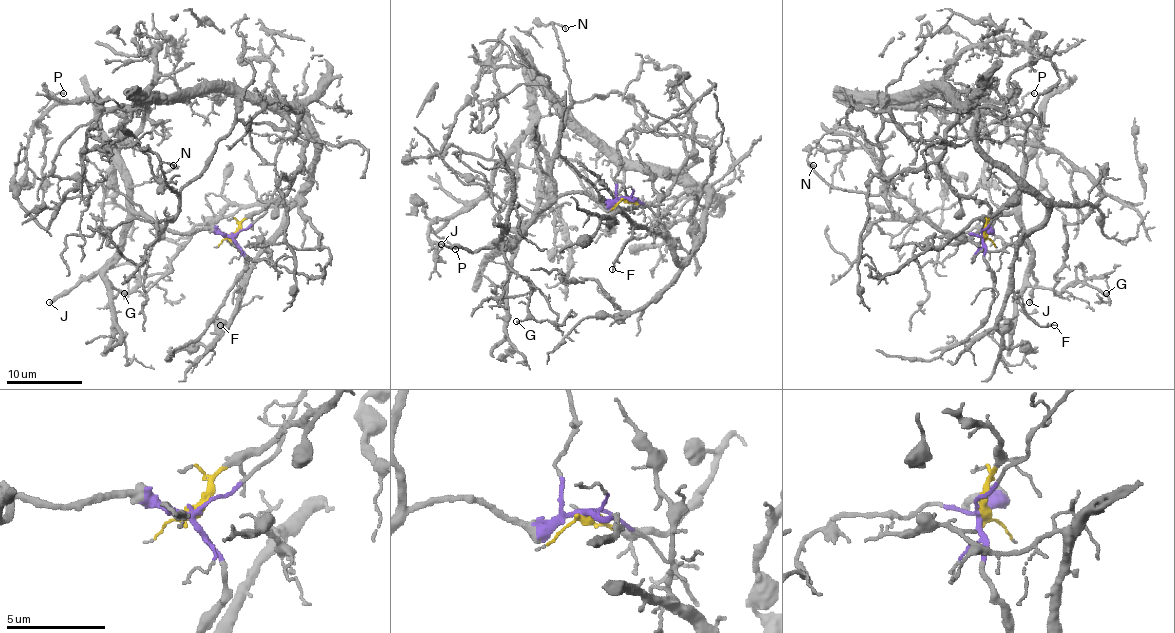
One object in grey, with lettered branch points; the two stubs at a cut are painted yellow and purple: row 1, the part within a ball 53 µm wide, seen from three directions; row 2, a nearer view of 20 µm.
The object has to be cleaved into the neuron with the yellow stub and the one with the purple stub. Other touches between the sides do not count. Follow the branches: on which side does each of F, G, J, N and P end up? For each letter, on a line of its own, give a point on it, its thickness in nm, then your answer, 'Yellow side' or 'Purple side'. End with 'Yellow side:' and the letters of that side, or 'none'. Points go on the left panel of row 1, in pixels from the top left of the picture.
F: Place: (220, 325). Thickness 160 nm. Yellow side
G: Place: (124, 293). Thickness 130 nm. Purple side
J: Place: (49, 302). Thickness 240 nm. Purple side
N: Place: (173, 165). Thickness 140 nm. Purple side
P: Place: (63, 93). Thickness 130 nm. Yellow side
Yellow side: F, P

